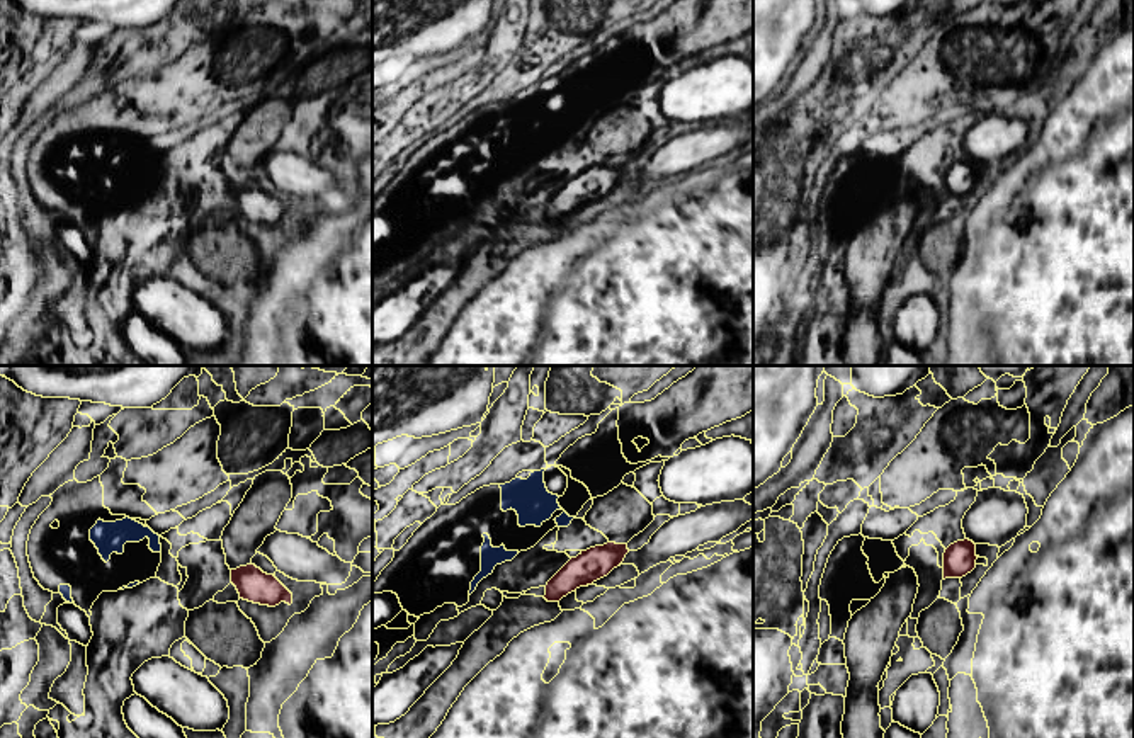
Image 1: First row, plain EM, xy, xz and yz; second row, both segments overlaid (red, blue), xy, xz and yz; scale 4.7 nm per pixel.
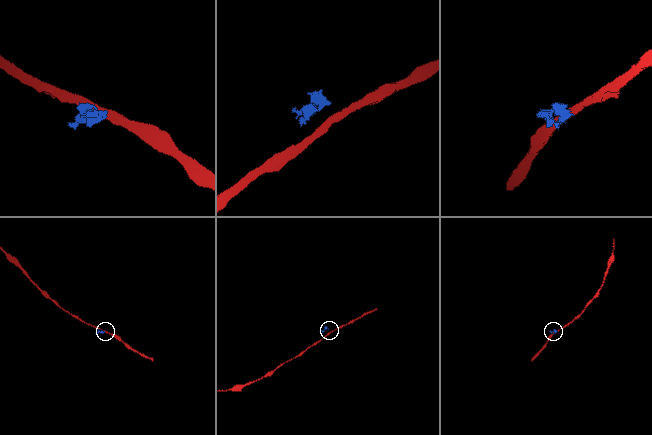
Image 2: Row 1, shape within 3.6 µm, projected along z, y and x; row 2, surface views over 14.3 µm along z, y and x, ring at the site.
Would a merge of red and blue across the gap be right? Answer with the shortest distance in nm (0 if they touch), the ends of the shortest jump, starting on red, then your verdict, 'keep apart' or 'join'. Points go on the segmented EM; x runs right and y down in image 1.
140 nm | xz (582, 551), (566, 526) | keep apart

